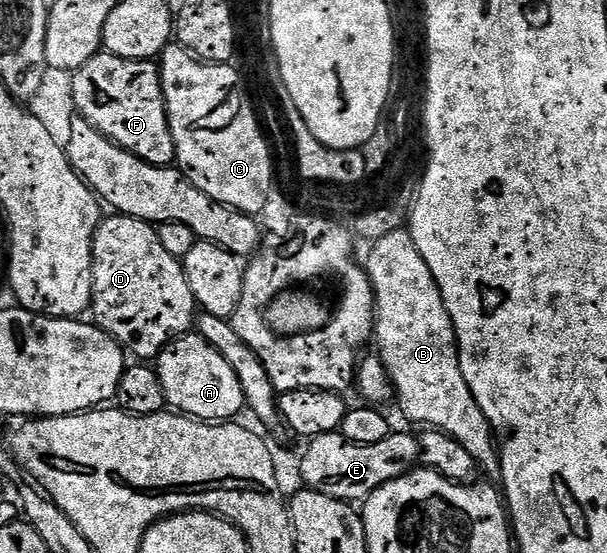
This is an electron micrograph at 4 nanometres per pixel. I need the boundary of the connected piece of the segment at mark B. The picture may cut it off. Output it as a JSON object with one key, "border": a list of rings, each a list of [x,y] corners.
{"border":[[[404,228],[397,232],[389,232],[389,236],[381,236],[381,240],[370,243],[365,261],[365,269],[371,286],[375,290],[375,332],[374,341],[379,341],[380,350],[377,357],[385,364],[385,372],[393,387],[394,397],[399,398],[399,406],[403,414],[419,428],[430,428],[445,432],[469,456],[473,456],[476,467],[483,470],[489,477],[498,479],[499,452],[497,439],[491,429],[485,412],[473,400],[473,392],[469,392],[469,384],[465,384],[465,376],[461,376],[459,363],[459,344],[455,329],[451,323],[449,312],[441,300],[441,292],[433,280],[433,272],[429,272],[429,264],[421,260],[421,252],[413,244],[410,229]]]}

